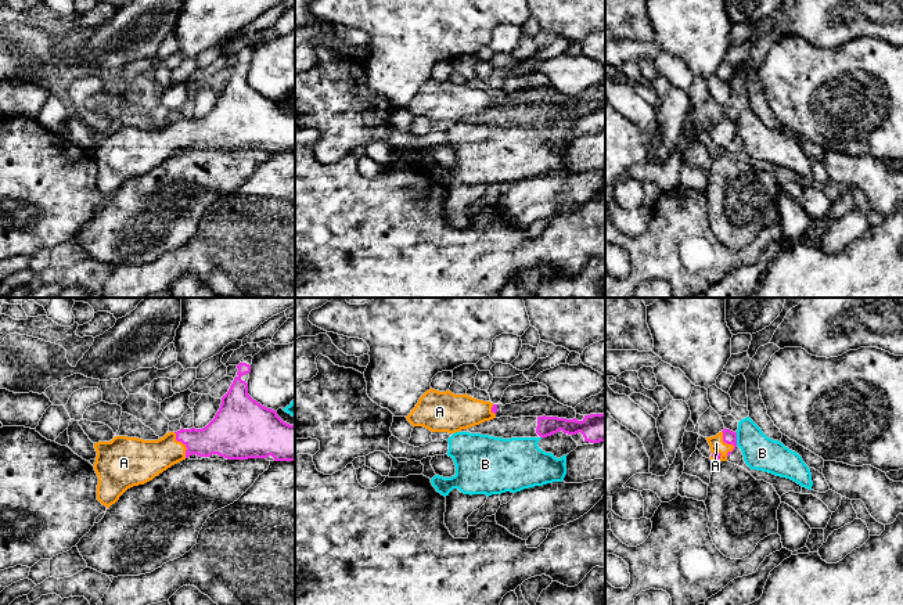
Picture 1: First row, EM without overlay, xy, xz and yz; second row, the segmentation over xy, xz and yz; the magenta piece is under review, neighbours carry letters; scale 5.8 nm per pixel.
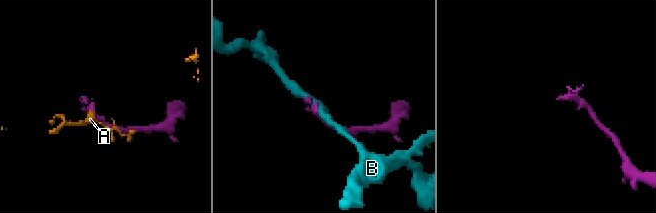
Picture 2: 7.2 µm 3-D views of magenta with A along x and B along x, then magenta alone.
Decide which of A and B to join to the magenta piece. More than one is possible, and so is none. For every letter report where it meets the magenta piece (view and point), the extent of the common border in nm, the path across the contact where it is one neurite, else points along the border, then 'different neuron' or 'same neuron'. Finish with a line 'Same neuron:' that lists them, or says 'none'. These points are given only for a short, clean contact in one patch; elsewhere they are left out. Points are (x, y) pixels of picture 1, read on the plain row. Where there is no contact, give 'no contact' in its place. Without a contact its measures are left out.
A: meets magenta in yz at (729, 133); contact 160 nm long; runs through yz (729, 126), (729, 133), (716, 133); same neuron
B: meets magenta in yz at (736, 129); contact 70 nm long; different neuron
Same neuron: A

